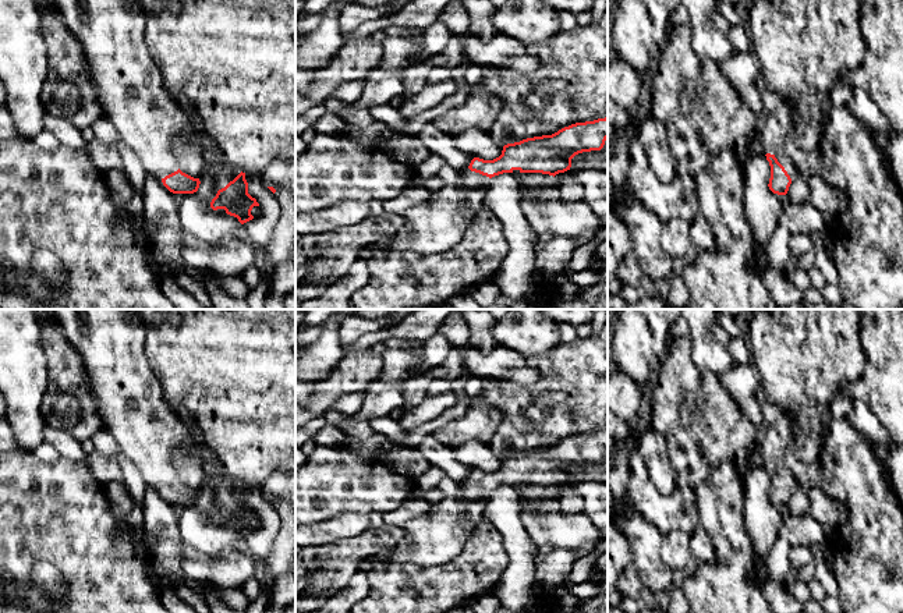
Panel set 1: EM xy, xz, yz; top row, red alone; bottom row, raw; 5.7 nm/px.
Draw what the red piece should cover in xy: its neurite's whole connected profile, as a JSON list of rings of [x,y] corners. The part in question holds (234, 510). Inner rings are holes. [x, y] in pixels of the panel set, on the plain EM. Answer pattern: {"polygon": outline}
{"polygon": [[[242,483],[219,502],[210,514],[213,522],[224,521],[227,527],[237,529],[241,536],[254,531],[251,527],[254,518],[259,518],[259,515],[248,506],[248,495]]]}

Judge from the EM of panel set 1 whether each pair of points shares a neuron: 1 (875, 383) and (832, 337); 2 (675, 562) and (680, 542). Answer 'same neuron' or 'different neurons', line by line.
1: different neurons
2: same neuron

